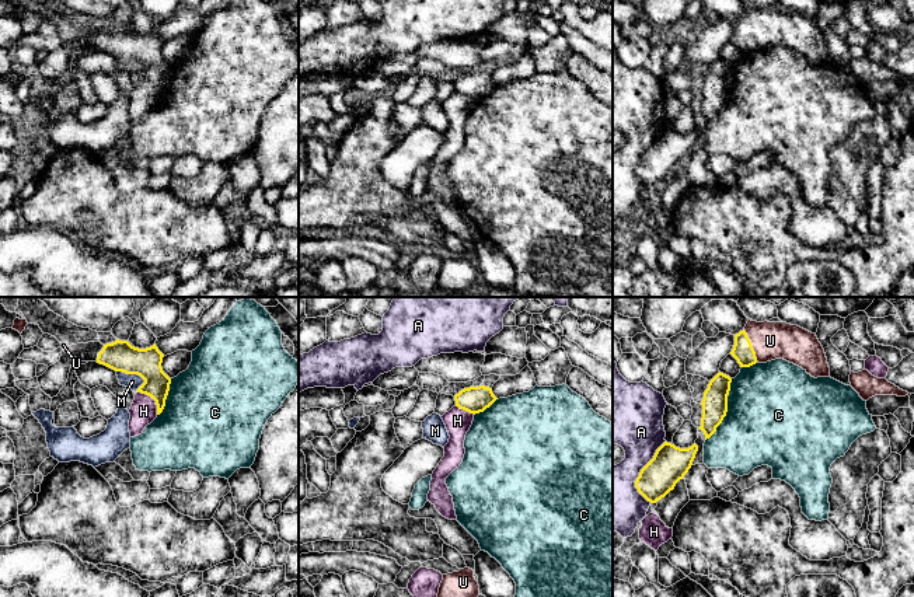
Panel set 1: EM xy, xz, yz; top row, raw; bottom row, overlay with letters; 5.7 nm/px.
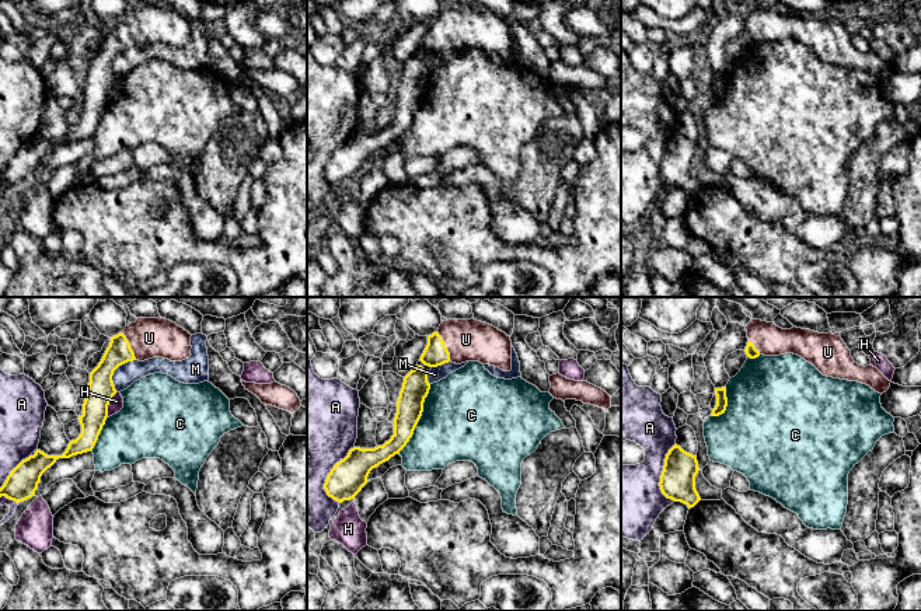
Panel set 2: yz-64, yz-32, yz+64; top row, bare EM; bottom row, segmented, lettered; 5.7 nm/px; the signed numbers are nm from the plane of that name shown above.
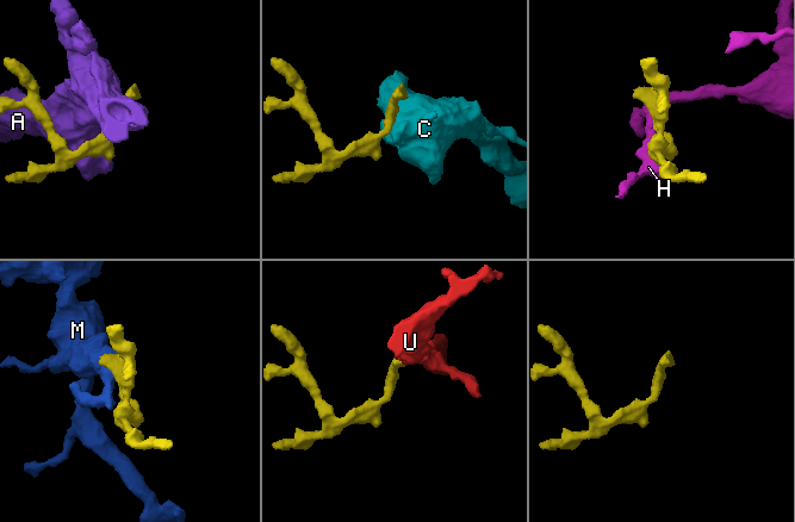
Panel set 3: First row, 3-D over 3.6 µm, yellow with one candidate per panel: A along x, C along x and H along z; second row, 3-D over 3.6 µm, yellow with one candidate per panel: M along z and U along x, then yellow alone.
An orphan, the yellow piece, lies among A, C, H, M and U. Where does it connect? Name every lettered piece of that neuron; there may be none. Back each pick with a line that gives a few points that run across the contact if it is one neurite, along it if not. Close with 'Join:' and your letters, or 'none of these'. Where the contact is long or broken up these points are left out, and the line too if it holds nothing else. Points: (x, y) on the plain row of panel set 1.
U: Line: yz (743, 38), (750, 31), (770, 27)
Join: U

